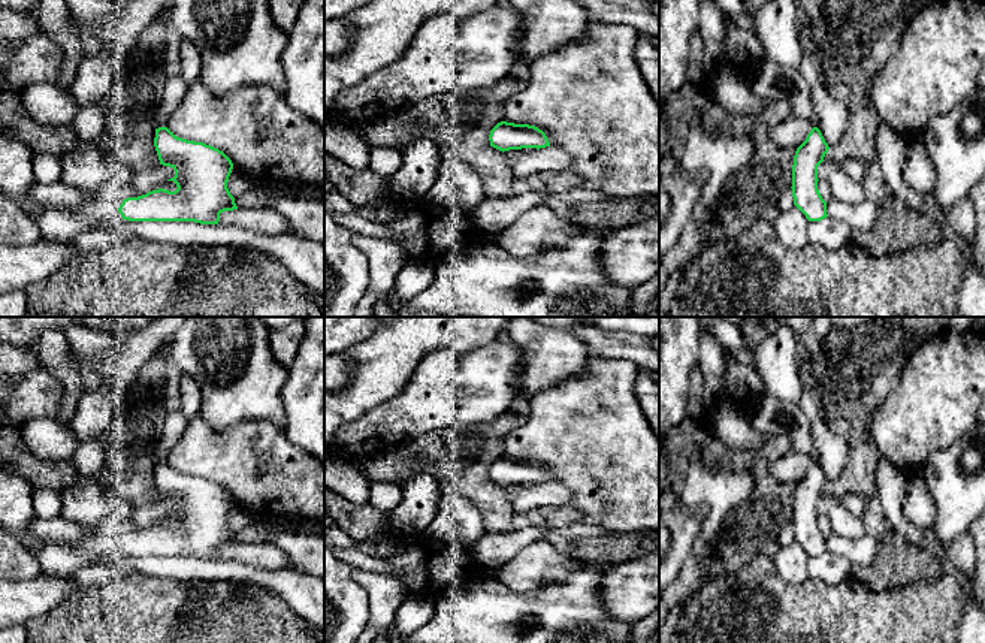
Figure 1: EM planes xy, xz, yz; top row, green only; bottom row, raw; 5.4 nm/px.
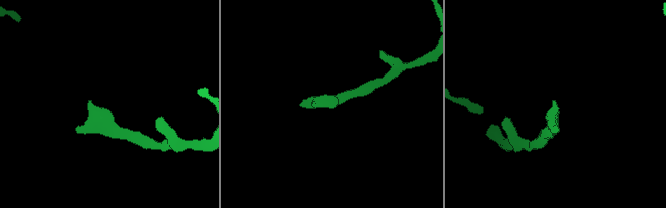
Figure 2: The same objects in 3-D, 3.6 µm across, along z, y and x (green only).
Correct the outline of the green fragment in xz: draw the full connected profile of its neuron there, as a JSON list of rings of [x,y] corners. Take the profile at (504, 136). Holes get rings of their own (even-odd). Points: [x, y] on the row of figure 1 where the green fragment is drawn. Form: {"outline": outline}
{"outline": [[[501,121],[489,135],[490,147],[499,151],[522,150],[522,148],[546,148],[550,142],[543,130],[529,124],[514,124]]]}

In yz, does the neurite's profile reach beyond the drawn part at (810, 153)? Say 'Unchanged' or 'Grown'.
Unchanged

